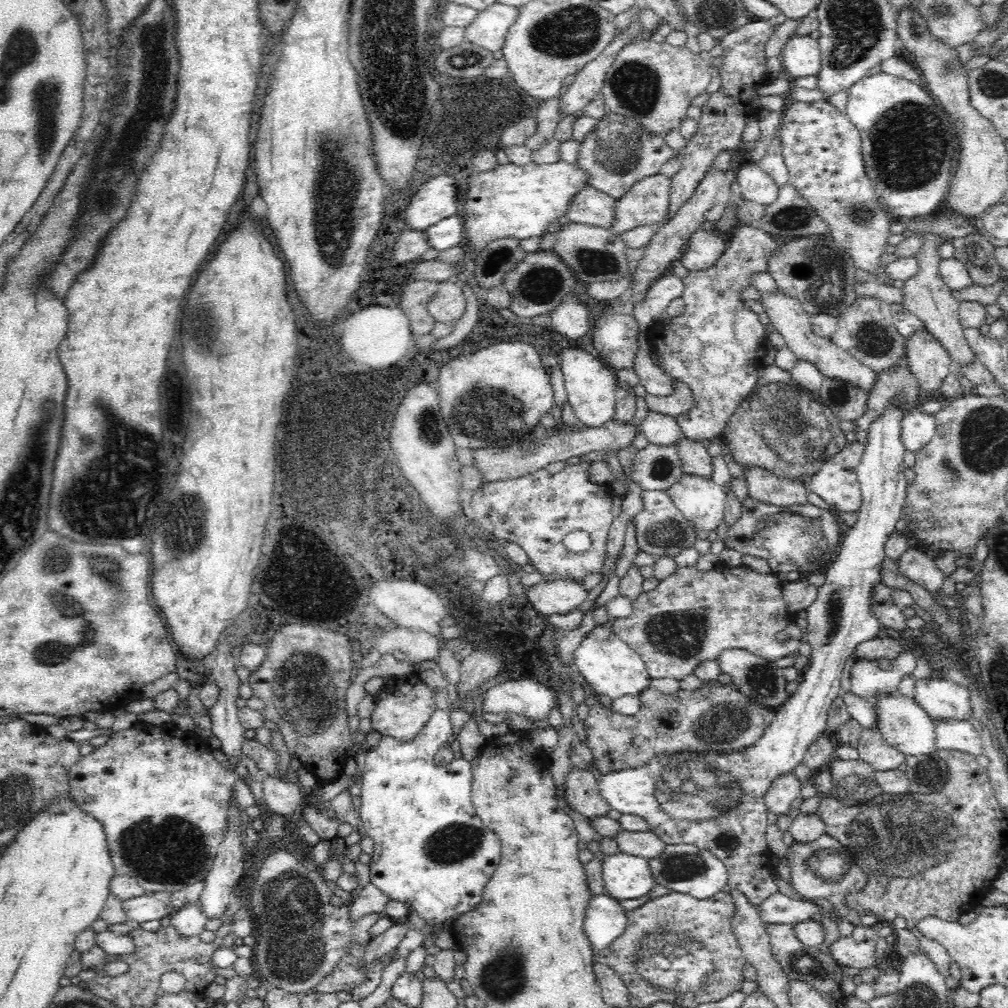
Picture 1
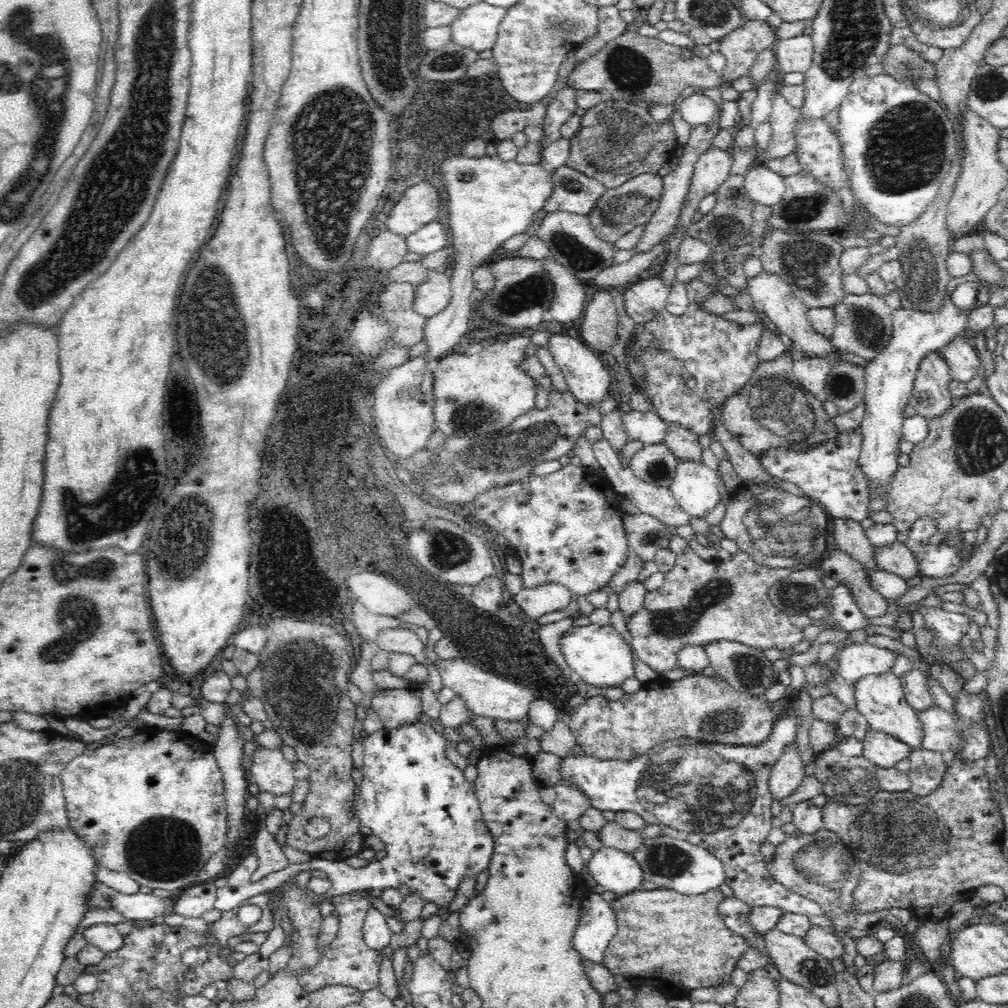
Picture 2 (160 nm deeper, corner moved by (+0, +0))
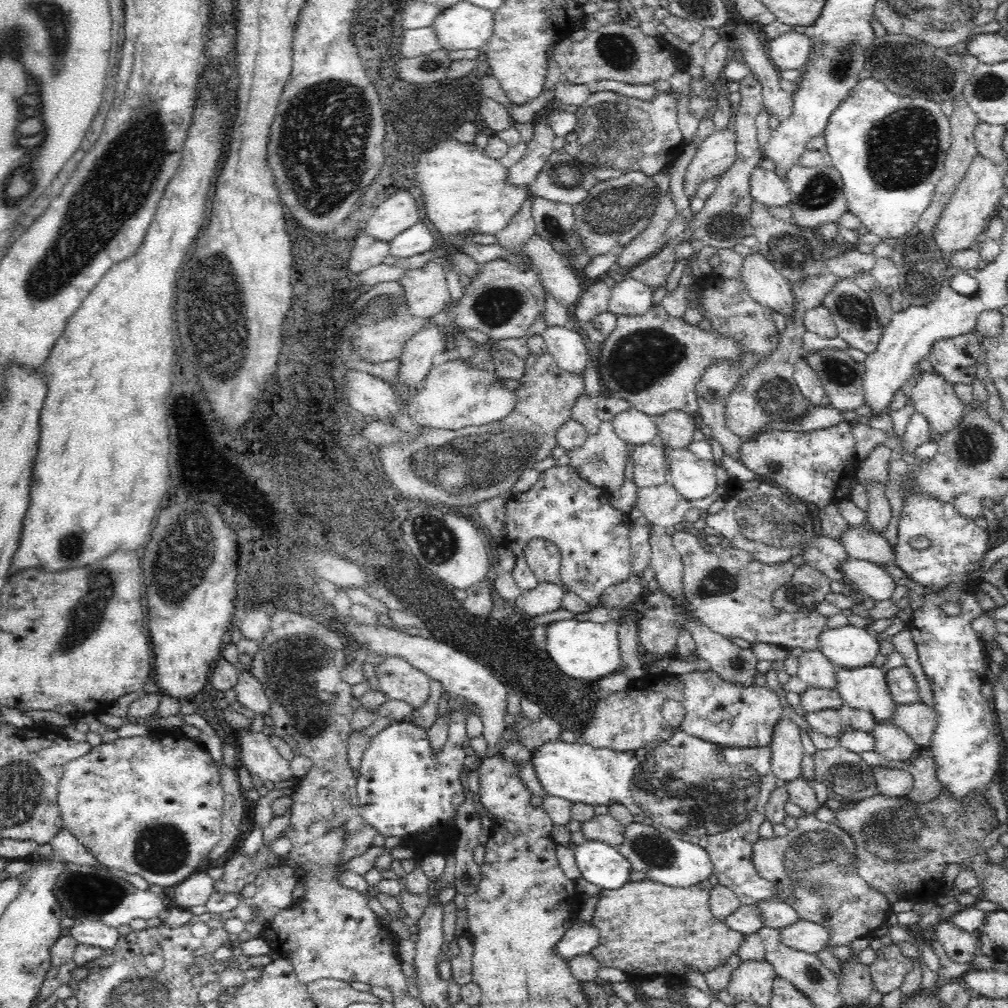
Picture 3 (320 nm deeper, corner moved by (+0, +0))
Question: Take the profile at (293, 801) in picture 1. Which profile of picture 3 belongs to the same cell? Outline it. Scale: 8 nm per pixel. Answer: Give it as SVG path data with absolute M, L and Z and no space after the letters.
M244 729L238 731L238 744L240 744L240 762L245 766L250 774L257 774L266 782L279 783L282 780L294 779L293 772L291 771L289 759L282 758L282 755L273 747L270 736L259 732Z

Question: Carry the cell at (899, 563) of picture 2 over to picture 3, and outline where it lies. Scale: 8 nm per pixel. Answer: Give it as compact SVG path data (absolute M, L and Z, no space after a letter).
M850 525L839 542L849 558L867 560L880 566L893 564L897 547L892 548L882 535Z

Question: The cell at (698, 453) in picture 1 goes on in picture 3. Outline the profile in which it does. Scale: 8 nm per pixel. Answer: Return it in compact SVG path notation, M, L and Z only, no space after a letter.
M670 411L668 415L654 417L658 440L668 449L688 450L693 440L695 422L686 412Z

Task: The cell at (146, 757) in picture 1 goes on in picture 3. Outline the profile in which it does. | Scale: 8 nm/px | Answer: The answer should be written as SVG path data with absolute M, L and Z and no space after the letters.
M132 736L132 738L118 737L112 743L102 743L92 747L90 752L76 760L67 762L63 776L59 782L57 796L61 817L64 821L64 830L72 833L85 849L94 855L104 866L120 868L130 874L140 874L150 885L158 885L164 889L175 888L184 883L199 871L200 864L207 860L210 851L217 846L221 839L221 818L223 813L223 786L221 773L216 760L208 753L200 742L194 738L172 738L172 736Z

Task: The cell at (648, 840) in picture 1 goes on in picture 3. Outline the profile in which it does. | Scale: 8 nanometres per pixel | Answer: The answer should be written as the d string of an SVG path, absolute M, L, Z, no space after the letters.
M609 813L594 815L590 820L582 822L581 831L587 840L600 841L613 847L625 839L625 826Z

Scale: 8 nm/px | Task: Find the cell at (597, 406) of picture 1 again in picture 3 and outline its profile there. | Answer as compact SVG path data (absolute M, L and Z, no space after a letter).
M569 325L547 326L541 337L545 340L547 352L558 361L562 370L575 378L583 376L590 355L578 330Z

